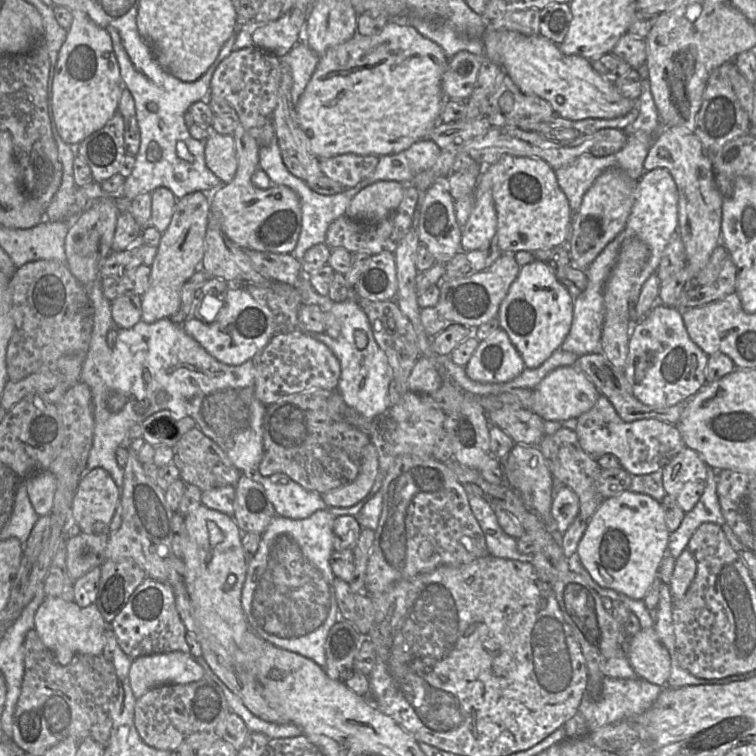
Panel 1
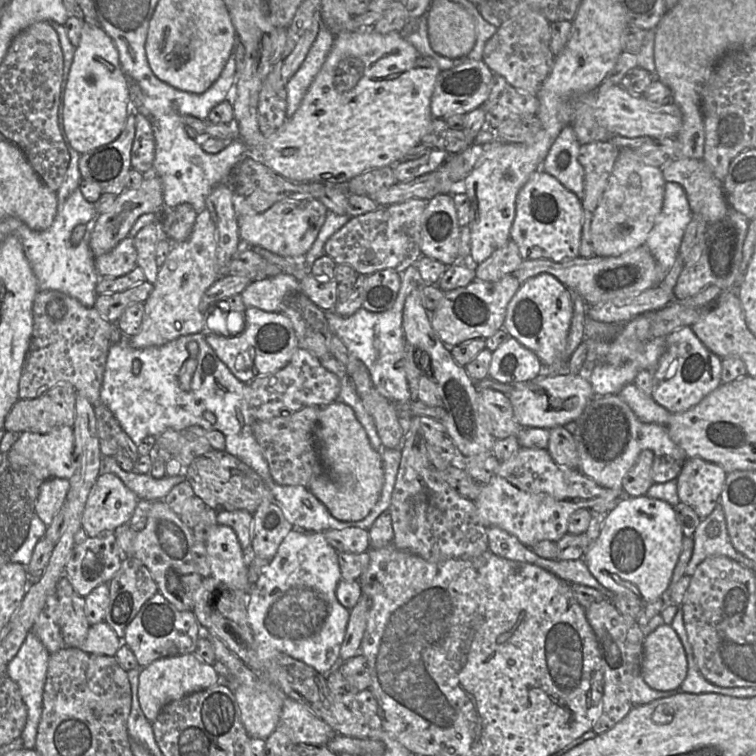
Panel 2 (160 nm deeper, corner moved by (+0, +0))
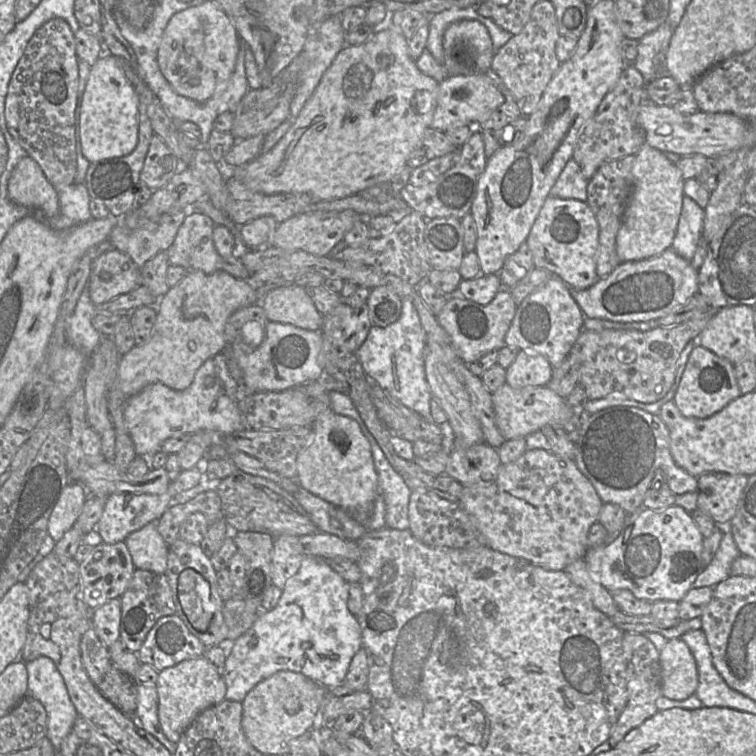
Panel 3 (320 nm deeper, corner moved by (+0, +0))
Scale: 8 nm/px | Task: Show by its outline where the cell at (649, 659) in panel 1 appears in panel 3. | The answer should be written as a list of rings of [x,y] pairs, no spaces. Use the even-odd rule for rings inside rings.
[[[681,638],[668,639],[659,653],[663,696],[684,700],[695,694],[697,665],[686,643]]]

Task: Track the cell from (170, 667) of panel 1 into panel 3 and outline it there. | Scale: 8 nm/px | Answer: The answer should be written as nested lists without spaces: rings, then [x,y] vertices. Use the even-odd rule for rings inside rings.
[[[204,655],[159,671],[155,684],[159,698],[159,722],[165,736],[174,743],[178,742],[183,732],[202,711],[226,699],[227,686],[224,677]]]

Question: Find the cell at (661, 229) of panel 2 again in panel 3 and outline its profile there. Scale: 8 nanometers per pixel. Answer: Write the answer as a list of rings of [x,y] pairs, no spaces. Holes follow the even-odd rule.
[[[688,196],[683,197],[681,214],[671,248],[690,261],[702,235],[704,210]]]

